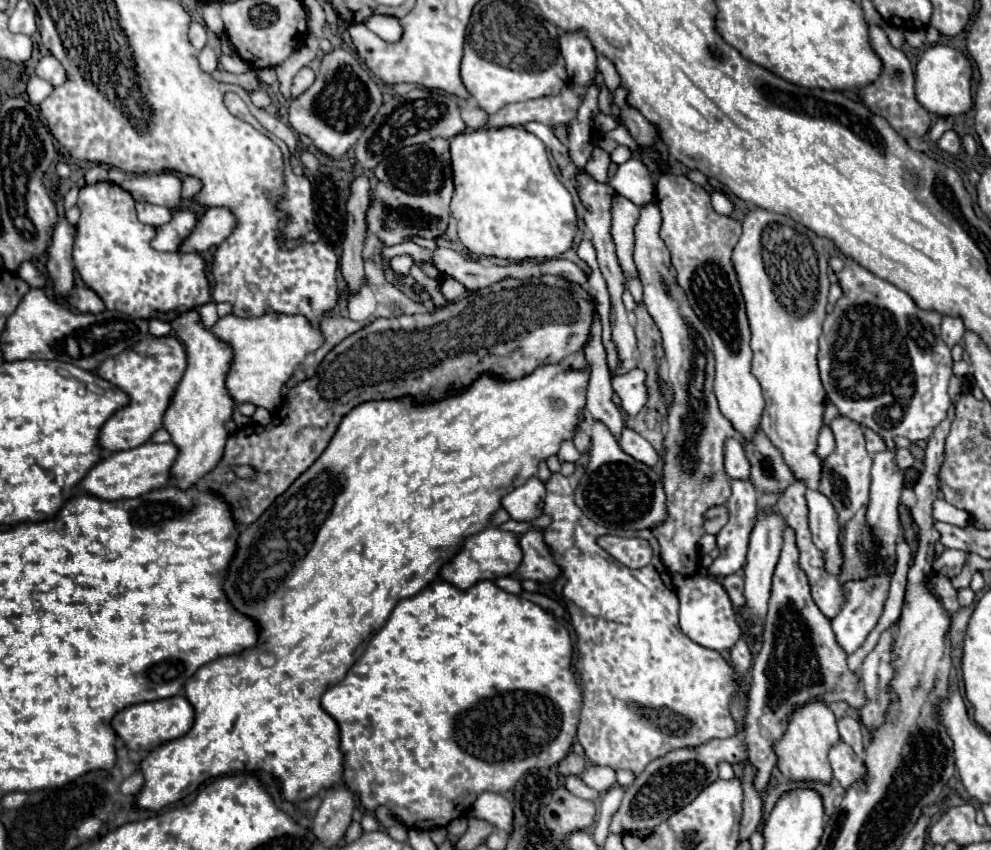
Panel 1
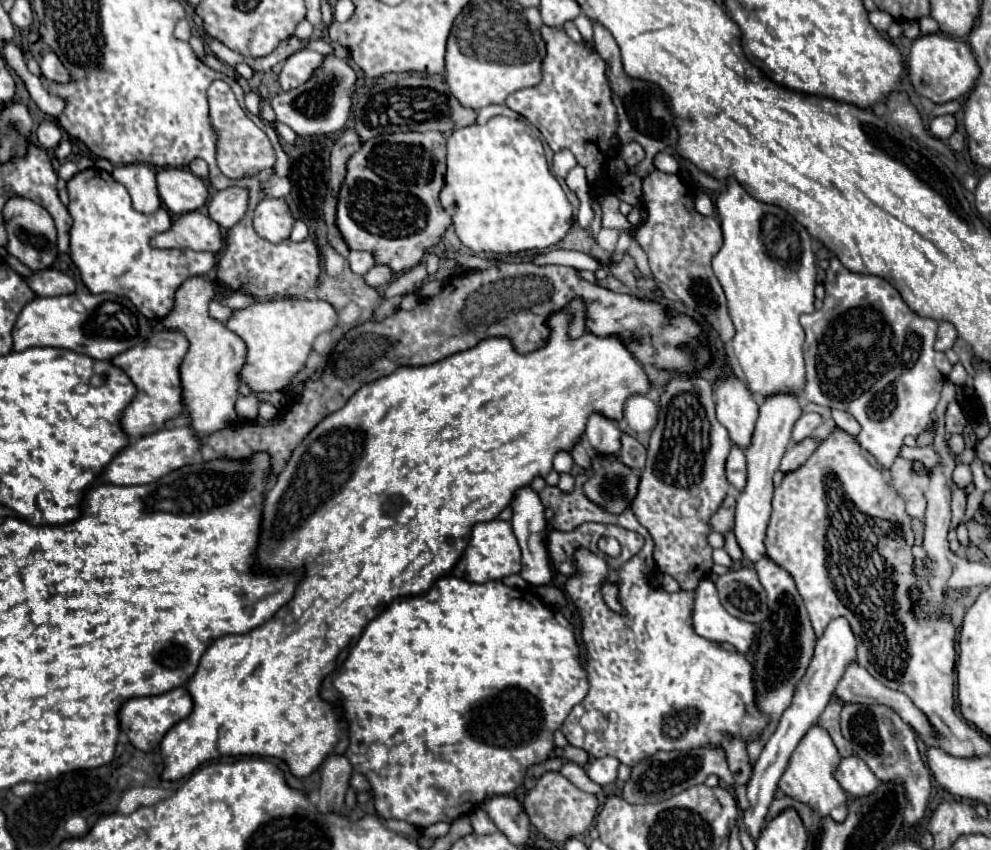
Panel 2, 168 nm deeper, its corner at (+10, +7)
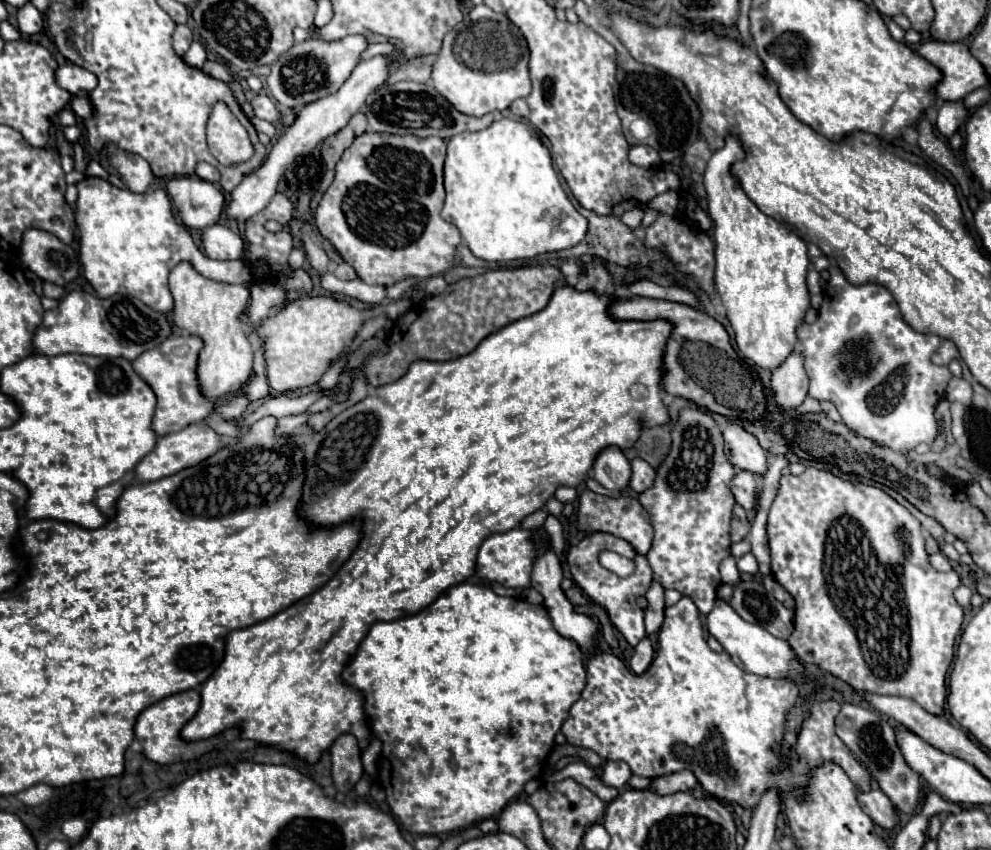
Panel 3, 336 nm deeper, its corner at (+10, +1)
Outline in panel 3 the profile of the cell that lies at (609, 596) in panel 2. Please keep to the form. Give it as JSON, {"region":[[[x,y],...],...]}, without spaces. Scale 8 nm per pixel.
{"region":[[[594,533],[594,535],[584,537],[578,545],[570,547],[570,551],[568,551],[568,555],[566,555],[566,561],[568,561],[568,565],[570,565],[570,573],[572,573],[574,581],[582,587],[582,591],[584,591],[588,597],[592,597],[598,605],[602,605],[602,607],[608,611],[610,621],[612,621],[614,627],[624,635],[624,639],[626,639],[632,647],[636,647],[636,645],[646,637],[644,609],[640,611],[636,599],[642,597],[642,595],[648,591],[648,587],[650,587],[650,583],[652,583],[652,571],[650,571],[646,559],[642,557],[642,573],[634,573],[634,575],[630,575],[628,579],[622,579],[622,577],[614,575],[612,571],[608,571],[608,569],[604,569],[604,567],[600,565],[598,555],[600,555],[602,551],[616,551],[616,553],[628,557],[628,559],[636,559],[634,549],[632,549],[624,539],[618,539],[618,537],[610,535],[610,533]]]}

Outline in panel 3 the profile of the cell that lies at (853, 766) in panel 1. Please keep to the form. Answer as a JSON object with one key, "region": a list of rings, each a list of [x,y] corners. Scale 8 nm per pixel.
{"region":[[[872,787],[870,793],[858,793],[858,803],[864,813],[870,815],[872,821],[886,831],[894,829],[900,823],[900,815],[892,807],[892,801],[878,787]]]}

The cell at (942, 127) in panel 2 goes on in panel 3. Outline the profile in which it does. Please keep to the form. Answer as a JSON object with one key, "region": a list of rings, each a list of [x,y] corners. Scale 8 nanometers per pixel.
{"region":[[[948,101],[942,103],[938,111],[938,131],[944,137],[952,137],[952,133],[968,119],[968,109],[964,107],[962,101]]]}

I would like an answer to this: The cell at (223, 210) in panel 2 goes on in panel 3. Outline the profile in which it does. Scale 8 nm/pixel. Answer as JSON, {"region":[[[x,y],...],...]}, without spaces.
{"region":[[[378,55],[378,57],[372,57],[368,61],[362,61],[352,71],[350,79],[334,95],[328,95],[326,99],[320,99],[318,103],[310,103],[310,105],[302,107],[296,113],[294,123],[288,125],[284,129],[284,133],[278,137],[278,141],[272,145],[266,161],[256,171],[246,175],[242,179],[242,183],[230,193],[230,201],[226,205],[226,215],[236,219],[236,221],[246,221],[246,219],[254,217],[256,213],[260,213],[272,201],[272,197],[276,195],[278,181],[282,179],[286,169],[294,163],[294,159],[300,157],[300,155],[308,155],[320,141],[324,141],[326,137],[330,137],[330,135],[338,133],[342,127],[346,127],[350,117],[360,111],[360,107],[366,101],[366,97],[370,93],[374,93],[380,85],[386,83],[386,79],[390,75],[390,65],[392,65],[392,61],[388,57],[384,57],[384,55]]]}

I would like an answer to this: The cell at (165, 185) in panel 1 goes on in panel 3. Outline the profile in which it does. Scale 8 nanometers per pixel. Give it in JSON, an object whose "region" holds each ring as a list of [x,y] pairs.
{"region":[[[174,177],[166,191],[186,227],[206,229],[216,225],[226,207],[224,193],[198,177]]]}

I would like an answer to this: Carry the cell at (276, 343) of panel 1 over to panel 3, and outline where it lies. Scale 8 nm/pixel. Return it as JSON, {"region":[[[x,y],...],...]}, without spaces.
{"region":[[[304,295],[298,301],[288,303],[280,313],[270,315],[260,327],[258,335],[266,345],[266,365],[268,365],[268,381],[274,393],[286,393],[296,389],[312,387],[320,381],[320,377],[328,371],[334,359],[352,343],[356,333],[362,329],[364,321],[370,317],[386,315],[394,319],[394,315],[404,315],[412,307],[410,299],[400,299],[396,303],[376,305],[372,309],[360,309],[352,303],[338,301],[332,295],[326,297],[310,297]]]}

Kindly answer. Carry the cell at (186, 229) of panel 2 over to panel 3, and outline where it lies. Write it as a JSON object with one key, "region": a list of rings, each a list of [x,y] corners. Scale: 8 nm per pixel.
{"region":[[[216,223],[214,227],[206,227],[202,239],[204,239],[204,251],[210,259],[226,261],[226,259],[244,257],[244,251],[246,251],[244,239],[220,223]]]}

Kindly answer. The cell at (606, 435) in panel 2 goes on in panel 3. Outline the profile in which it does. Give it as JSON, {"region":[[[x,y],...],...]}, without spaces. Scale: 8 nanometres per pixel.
{"region":[[[618,447],[604,449],[594,461],[594,479],[610,489],[610,491],[624,491],[630,485],[630,461]]]}

